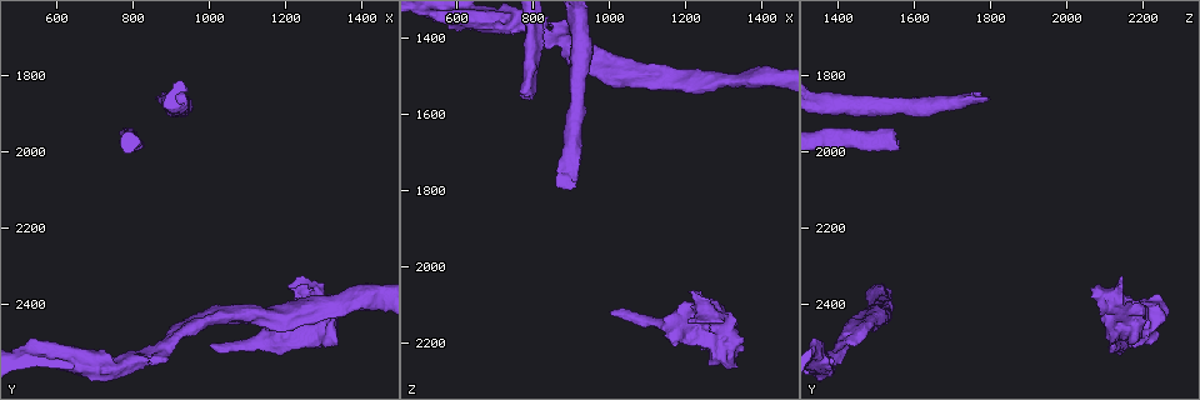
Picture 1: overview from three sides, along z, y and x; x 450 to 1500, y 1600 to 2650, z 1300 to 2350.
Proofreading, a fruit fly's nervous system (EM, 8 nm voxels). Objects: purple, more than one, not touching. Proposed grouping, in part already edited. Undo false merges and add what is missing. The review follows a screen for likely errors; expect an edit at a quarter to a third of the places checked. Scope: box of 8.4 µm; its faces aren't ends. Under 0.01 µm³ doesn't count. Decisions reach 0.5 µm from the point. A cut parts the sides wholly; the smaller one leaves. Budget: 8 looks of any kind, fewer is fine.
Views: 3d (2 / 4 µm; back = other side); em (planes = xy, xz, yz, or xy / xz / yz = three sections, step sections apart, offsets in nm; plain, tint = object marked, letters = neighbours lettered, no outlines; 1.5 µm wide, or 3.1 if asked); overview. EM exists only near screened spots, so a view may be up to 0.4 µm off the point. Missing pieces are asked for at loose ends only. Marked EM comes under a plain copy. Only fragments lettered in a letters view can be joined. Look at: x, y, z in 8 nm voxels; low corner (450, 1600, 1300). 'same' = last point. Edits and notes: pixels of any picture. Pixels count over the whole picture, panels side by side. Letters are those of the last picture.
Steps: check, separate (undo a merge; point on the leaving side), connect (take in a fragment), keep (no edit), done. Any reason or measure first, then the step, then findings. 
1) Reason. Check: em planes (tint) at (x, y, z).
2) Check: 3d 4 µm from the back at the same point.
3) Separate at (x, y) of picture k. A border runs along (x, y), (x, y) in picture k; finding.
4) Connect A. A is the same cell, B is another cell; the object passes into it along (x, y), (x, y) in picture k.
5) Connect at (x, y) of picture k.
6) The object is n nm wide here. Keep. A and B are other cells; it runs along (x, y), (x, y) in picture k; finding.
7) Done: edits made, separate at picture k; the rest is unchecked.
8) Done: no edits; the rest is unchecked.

End of a long branch. Check: 3d 4 µm at (785, 1955, 1555).

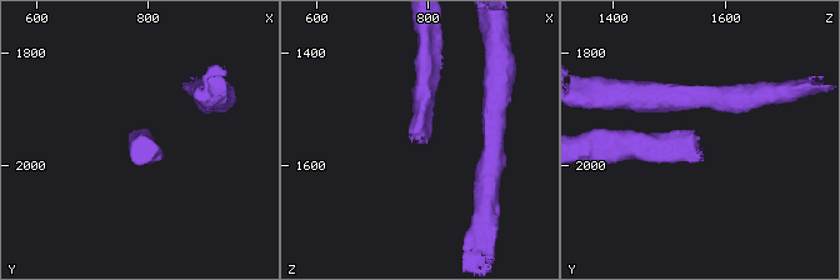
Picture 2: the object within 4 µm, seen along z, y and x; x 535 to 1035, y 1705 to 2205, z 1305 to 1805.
Check: em planes (tint) at (785, 1950, 1550).

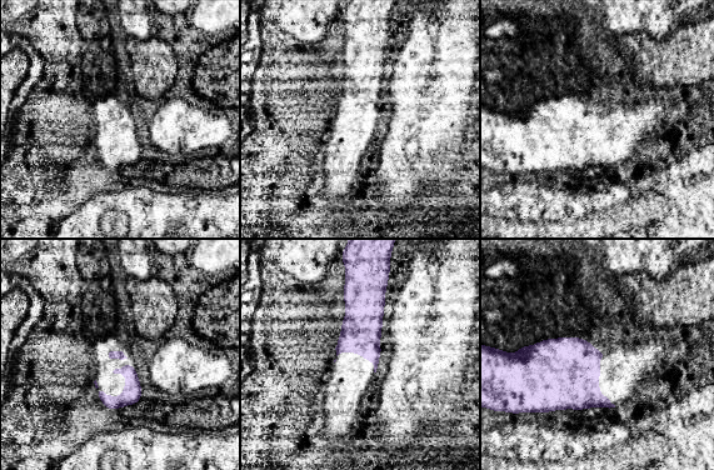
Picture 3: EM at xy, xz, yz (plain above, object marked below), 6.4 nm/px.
What lies round it. Check: em planes (letters) at the same point.

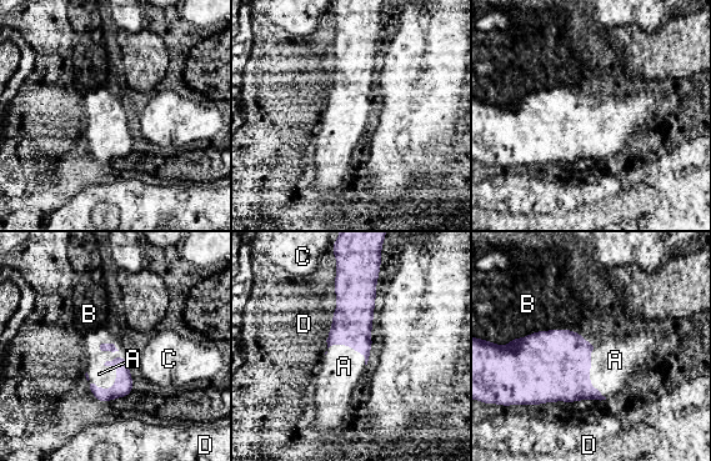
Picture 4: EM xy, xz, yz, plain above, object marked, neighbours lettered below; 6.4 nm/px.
Connect at (615, 360) of picture 4. A is the same cell, B, C and D are other cells; the neuron continues.

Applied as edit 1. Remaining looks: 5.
End of a long branch. Check: em 3.1 µm planes (letters) at (880, 1860, 1795).

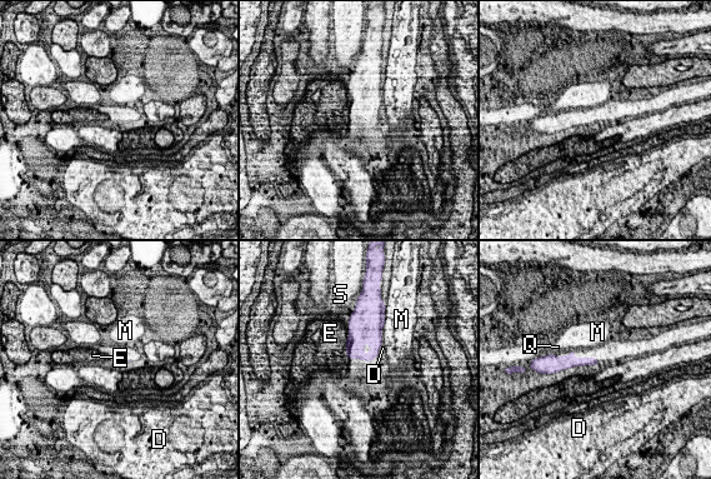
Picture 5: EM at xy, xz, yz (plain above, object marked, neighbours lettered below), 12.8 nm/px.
Keep. D, E, M, Q and S are other cells; a border runs along (592, 364), (567, 369) in picture 5; no lettered fragment goes on from it.

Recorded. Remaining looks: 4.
Calibre changes. Check: em planes (tint) at (795, 2545, 1375).

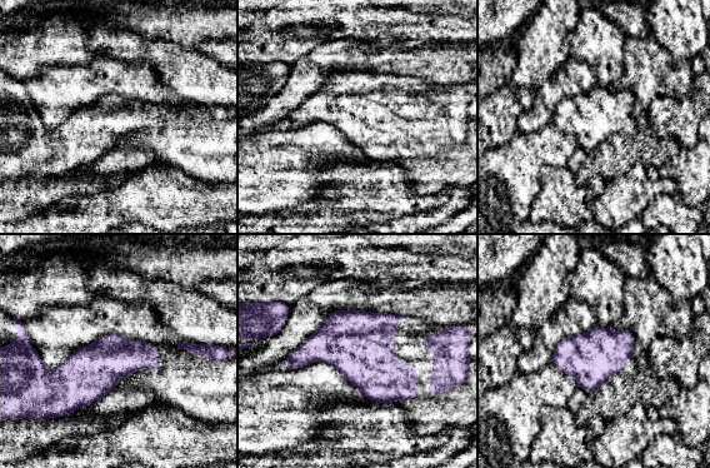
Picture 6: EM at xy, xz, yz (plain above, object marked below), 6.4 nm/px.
Check: em planes (letters) at the same point.

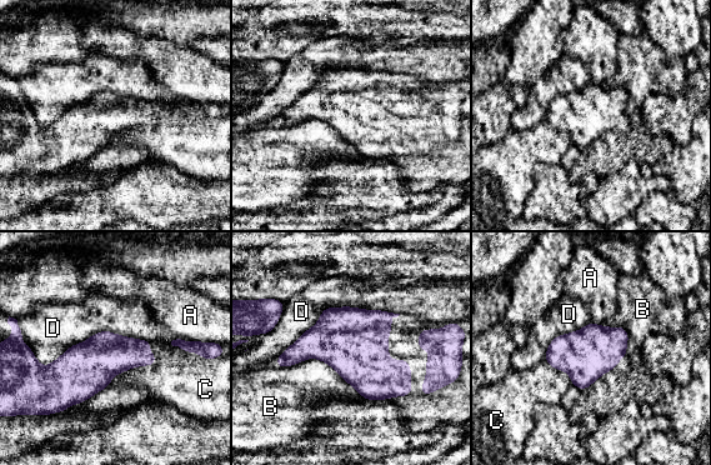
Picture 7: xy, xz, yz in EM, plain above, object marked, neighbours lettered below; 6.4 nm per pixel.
The object is 300 nm wide here. Keep. A, B, C and D are other cells; a border runs along (276, 366), (319, 358), (361, 395) in picture 7; continuous, no second neuron.

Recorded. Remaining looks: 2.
Done: edits made, connect at picture 4; the rest is unchecked.

